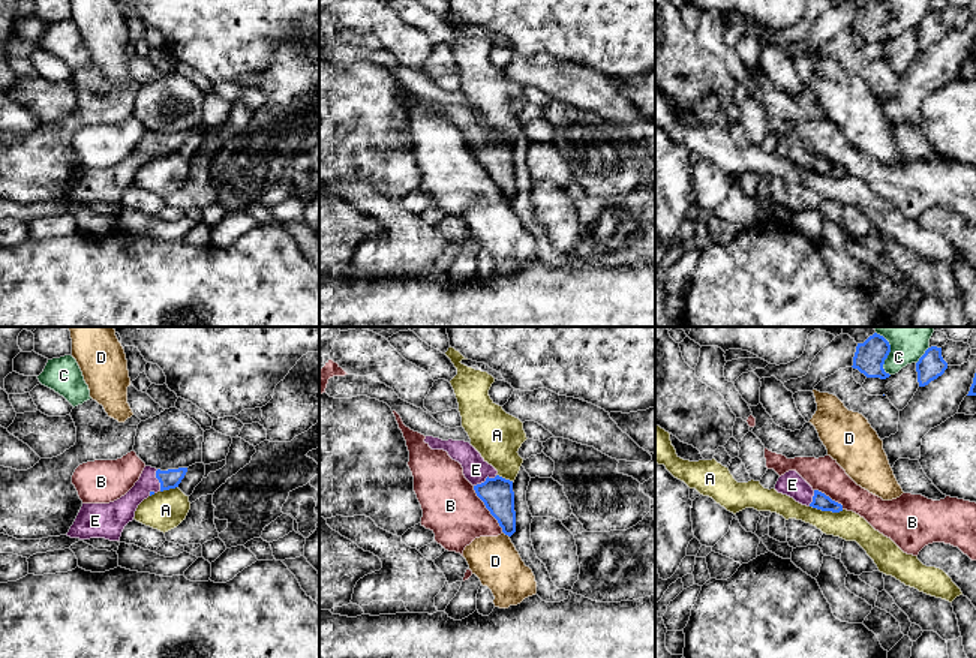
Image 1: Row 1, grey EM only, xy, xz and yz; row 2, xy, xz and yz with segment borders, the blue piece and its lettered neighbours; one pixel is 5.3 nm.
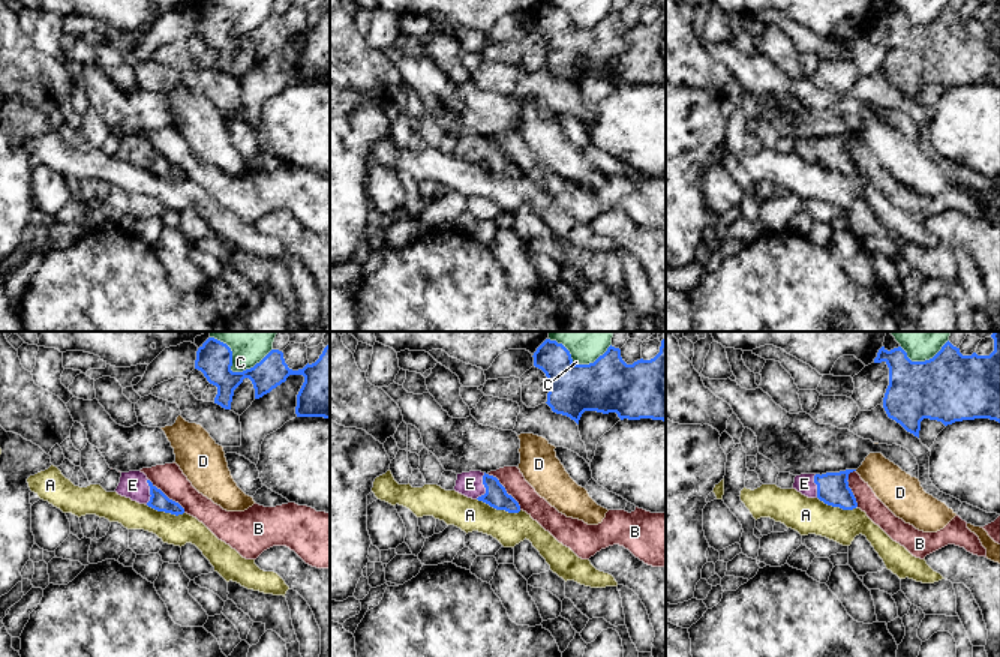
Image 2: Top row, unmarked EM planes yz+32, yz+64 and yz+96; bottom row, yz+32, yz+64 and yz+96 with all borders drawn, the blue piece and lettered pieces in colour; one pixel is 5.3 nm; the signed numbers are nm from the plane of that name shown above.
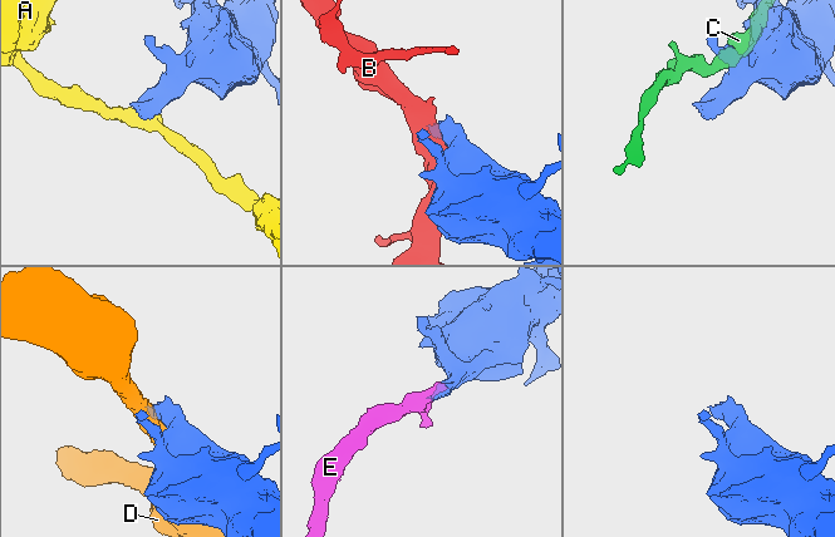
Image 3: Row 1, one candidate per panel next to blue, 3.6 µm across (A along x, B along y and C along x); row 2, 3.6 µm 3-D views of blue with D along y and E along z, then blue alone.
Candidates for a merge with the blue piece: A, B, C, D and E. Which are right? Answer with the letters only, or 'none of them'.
E

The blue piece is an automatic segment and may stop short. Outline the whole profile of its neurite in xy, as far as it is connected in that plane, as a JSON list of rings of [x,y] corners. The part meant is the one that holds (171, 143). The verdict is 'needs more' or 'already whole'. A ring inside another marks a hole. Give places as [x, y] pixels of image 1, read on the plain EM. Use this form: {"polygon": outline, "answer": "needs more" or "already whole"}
{"polygon": [[[145,130],[135,150],[120,163],[109,168],[82,168],[66,199],[79,204],[120,205],[121,196],[133,184],[138,169],[157,156],[178,151],[186,136],[187,132],[160,135]]], "answer": "needs more"}

